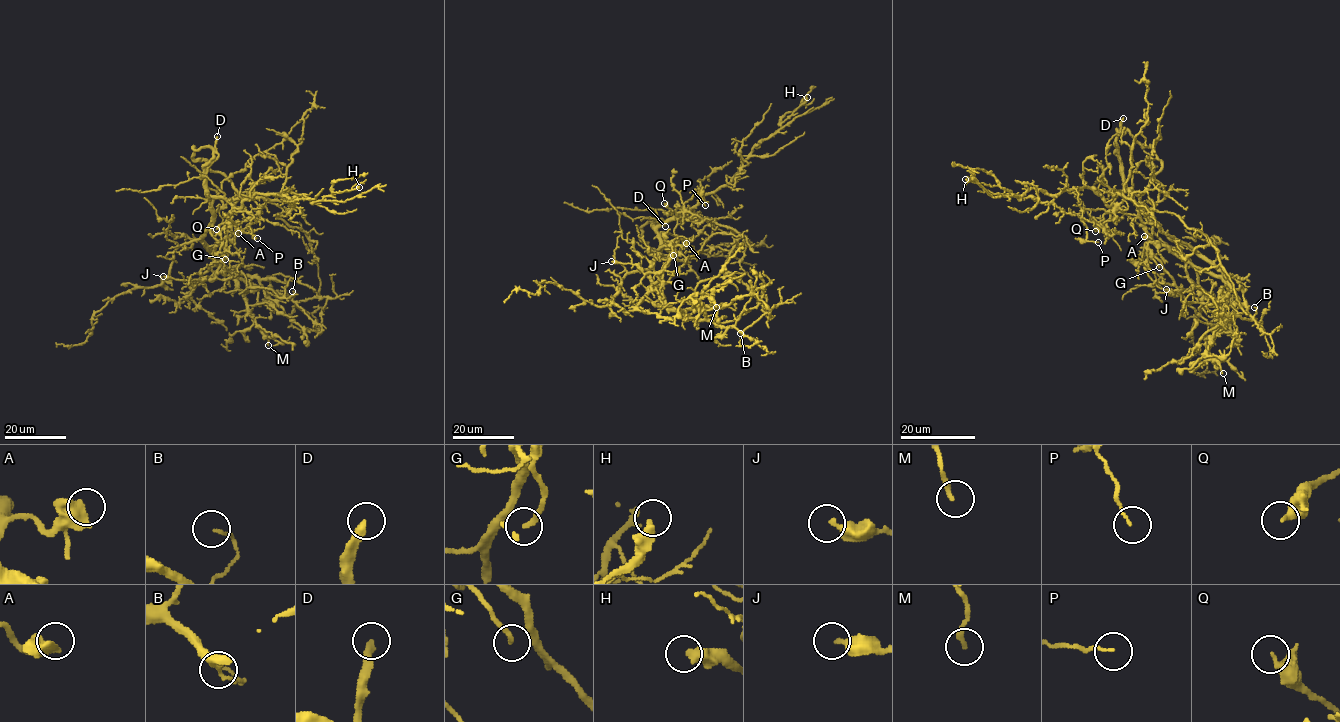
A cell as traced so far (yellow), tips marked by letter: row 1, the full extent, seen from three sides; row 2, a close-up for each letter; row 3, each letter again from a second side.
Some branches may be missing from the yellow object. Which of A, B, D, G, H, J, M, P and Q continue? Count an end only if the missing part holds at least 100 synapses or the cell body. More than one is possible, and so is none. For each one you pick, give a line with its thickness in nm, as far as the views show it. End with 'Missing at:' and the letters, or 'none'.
D: Thickness 320 nm
Missing at: D

